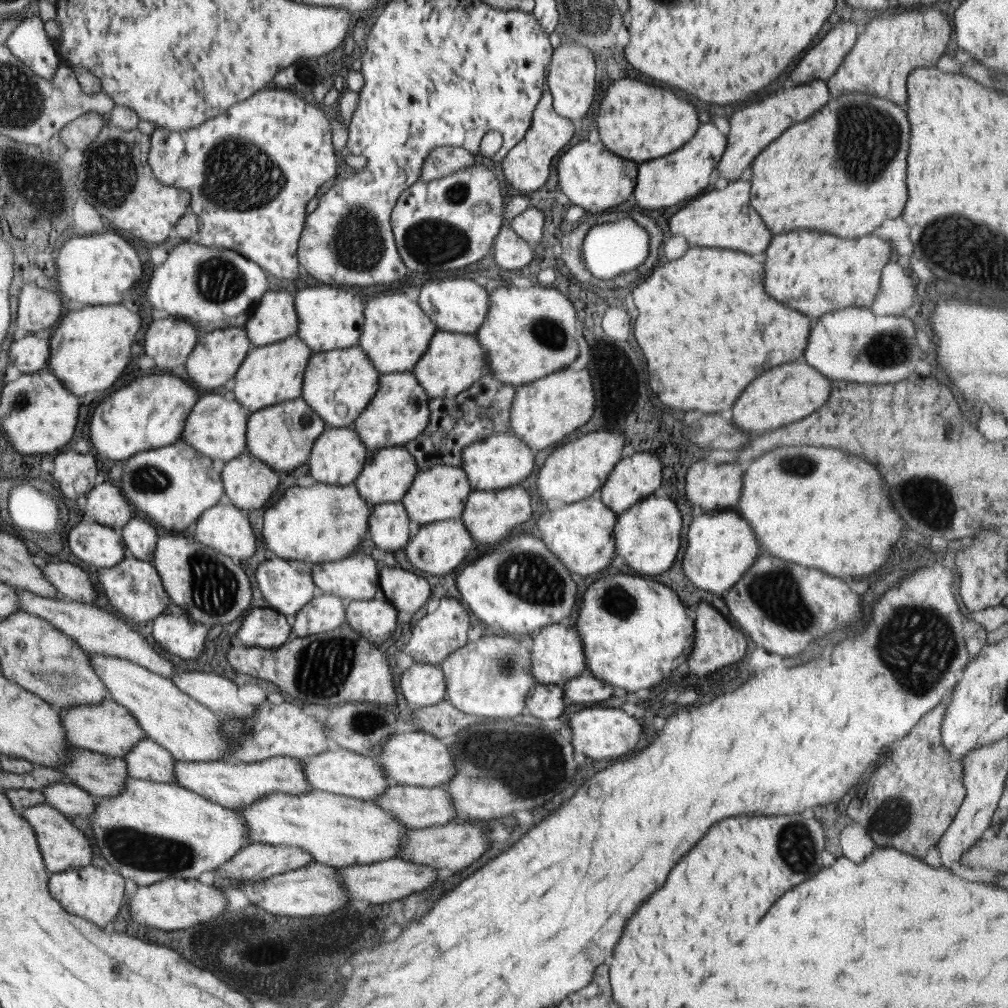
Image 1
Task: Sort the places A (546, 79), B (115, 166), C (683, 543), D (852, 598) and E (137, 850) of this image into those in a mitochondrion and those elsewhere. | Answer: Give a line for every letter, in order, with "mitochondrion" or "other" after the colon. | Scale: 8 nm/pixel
A: other
B: mitochondrion
C: other
D: other
E: mitochondrion

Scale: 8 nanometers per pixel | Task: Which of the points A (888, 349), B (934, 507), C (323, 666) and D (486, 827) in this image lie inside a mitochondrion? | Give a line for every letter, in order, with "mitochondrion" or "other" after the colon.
A: mitochondrion
B: mitochondrion
C: mitochondrion
D: other

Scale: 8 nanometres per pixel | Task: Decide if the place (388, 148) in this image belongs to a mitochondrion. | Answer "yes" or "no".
no

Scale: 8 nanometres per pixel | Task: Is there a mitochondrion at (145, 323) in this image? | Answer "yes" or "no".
no

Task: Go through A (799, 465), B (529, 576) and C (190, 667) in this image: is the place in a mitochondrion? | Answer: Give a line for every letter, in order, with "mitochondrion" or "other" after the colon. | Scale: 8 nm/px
A: mitochondrion
B: mitochondrion
C: other

